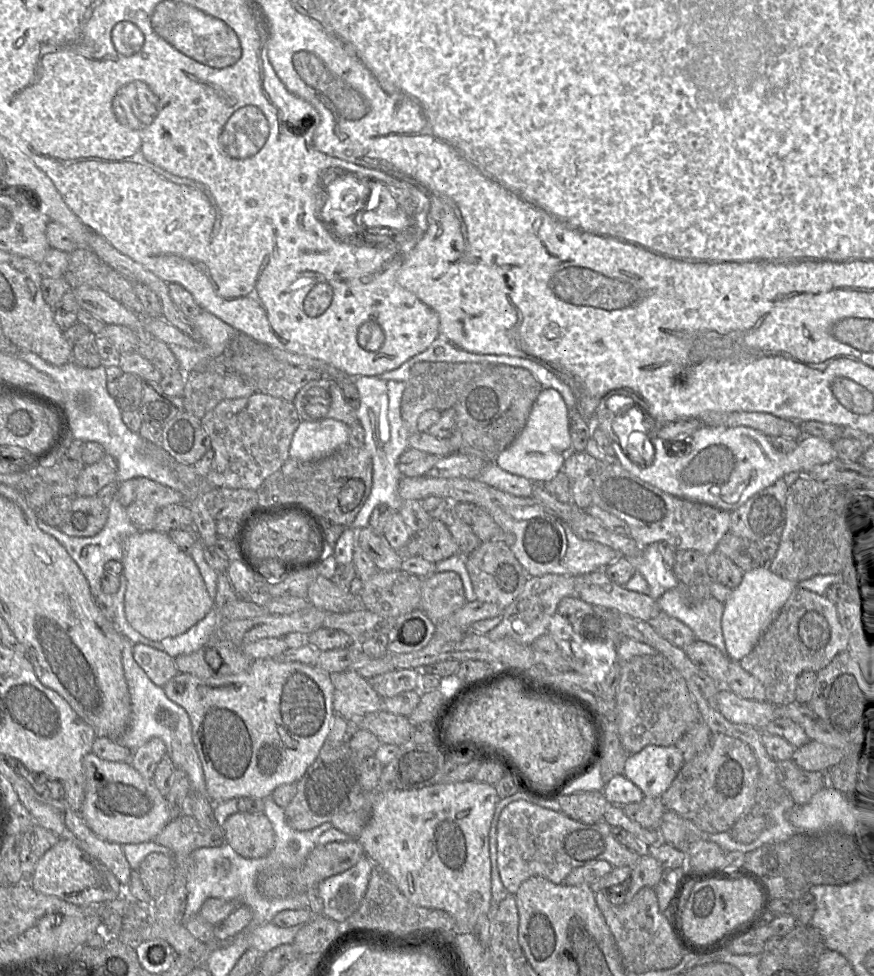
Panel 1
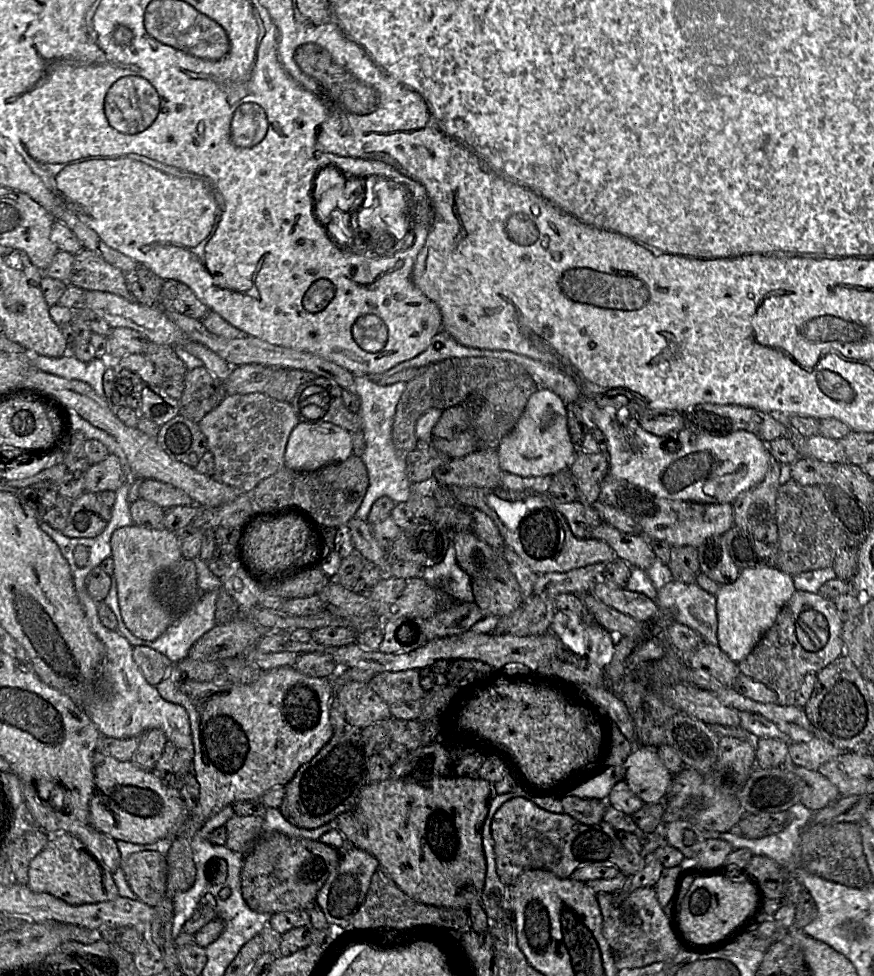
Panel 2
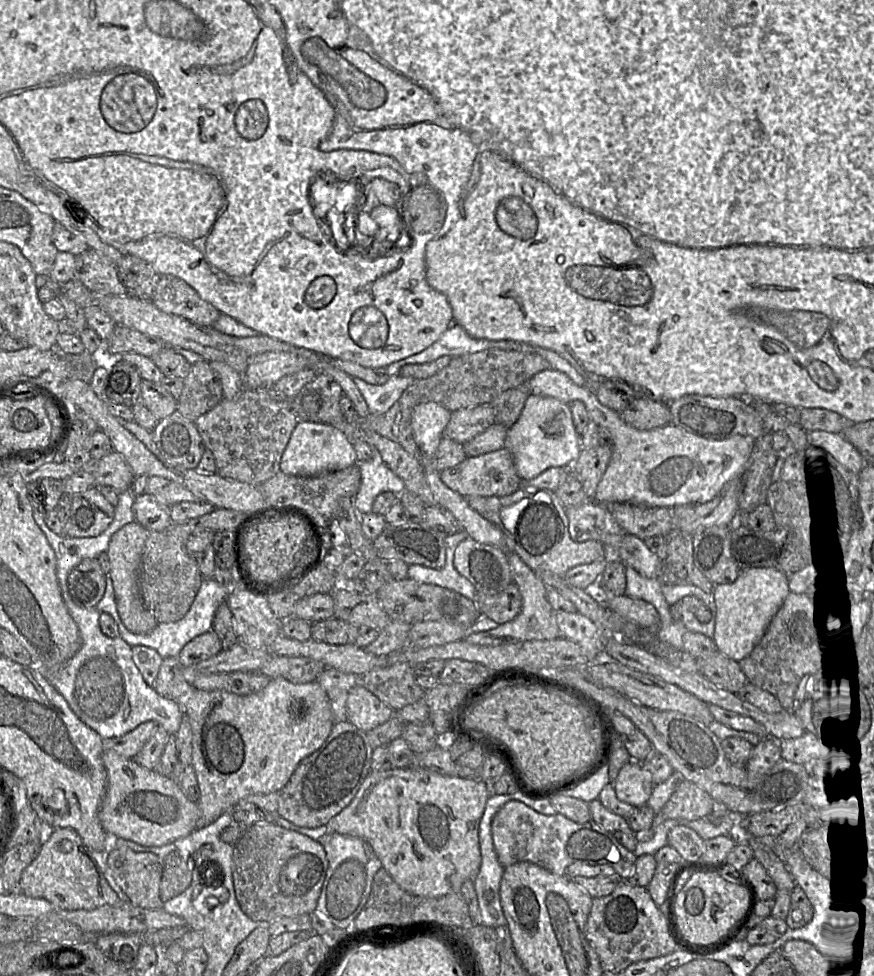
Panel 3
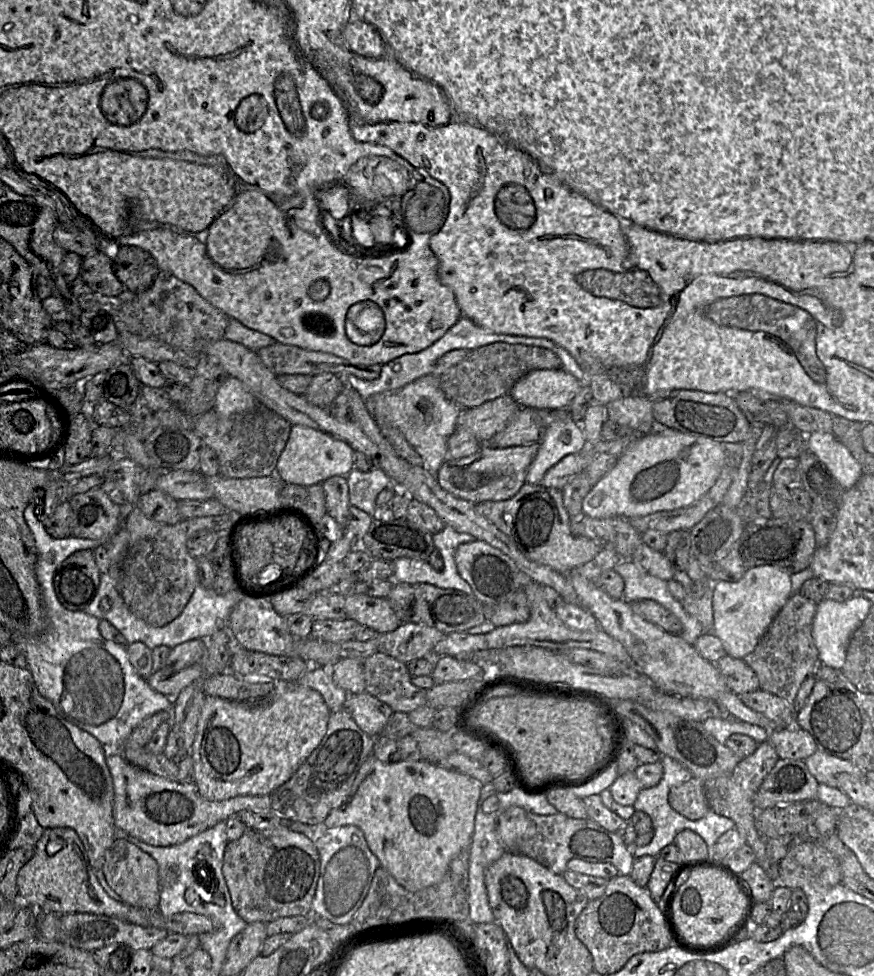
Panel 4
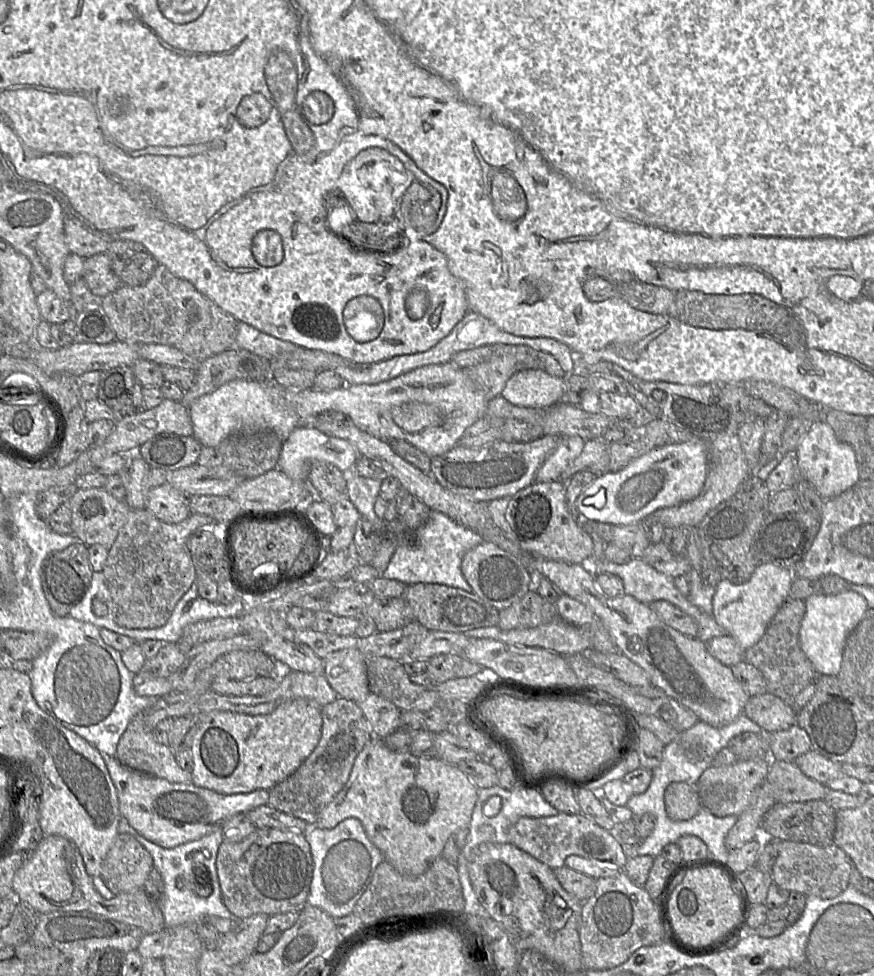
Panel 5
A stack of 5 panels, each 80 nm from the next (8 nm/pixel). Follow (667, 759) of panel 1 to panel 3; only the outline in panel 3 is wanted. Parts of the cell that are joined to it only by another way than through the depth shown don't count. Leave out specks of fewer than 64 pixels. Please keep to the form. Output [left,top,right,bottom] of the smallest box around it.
[611,758,654,807]

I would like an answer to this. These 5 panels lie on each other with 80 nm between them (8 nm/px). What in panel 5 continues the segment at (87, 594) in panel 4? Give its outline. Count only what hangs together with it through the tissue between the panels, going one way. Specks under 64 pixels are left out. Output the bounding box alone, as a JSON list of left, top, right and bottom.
[42,542,93,616]

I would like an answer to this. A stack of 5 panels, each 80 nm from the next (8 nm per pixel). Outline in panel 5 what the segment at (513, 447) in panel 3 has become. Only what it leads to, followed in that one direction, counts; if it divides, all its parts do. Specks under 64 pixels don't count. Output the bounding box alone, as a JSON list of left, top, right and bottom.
[535,436,586,482]

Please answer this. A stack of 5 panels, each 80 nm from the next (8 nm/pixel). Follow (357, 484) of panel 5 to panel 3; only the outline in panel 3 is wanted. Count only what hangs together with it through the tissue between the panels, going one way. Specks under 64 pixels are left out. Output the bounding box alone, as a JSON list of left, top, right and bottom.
[354,448,405,514]

